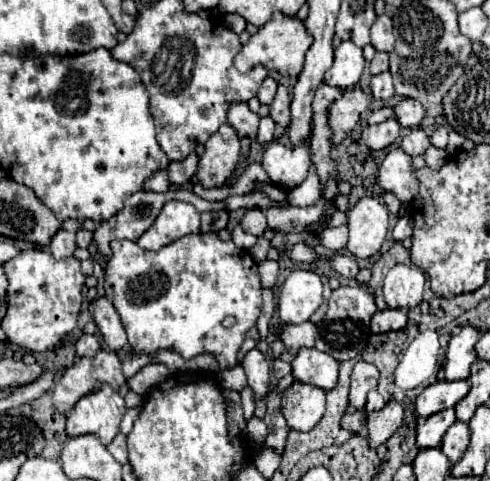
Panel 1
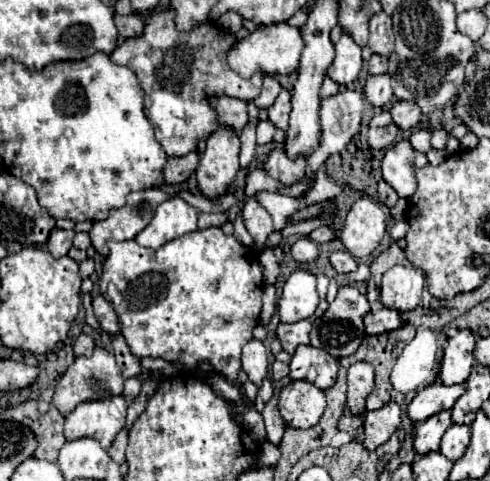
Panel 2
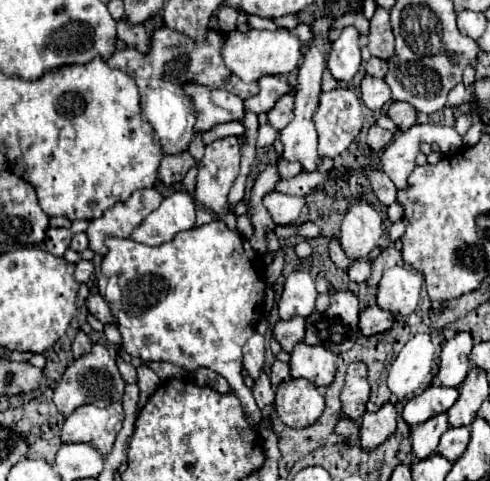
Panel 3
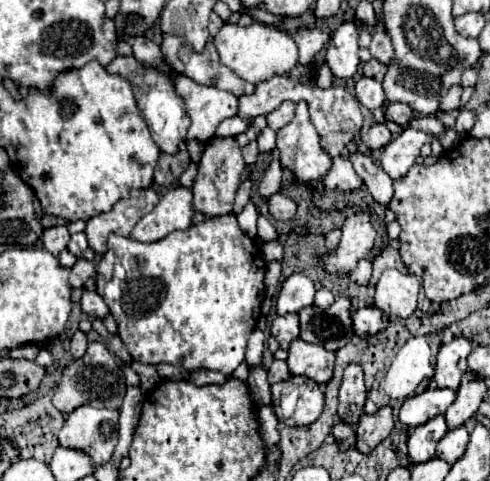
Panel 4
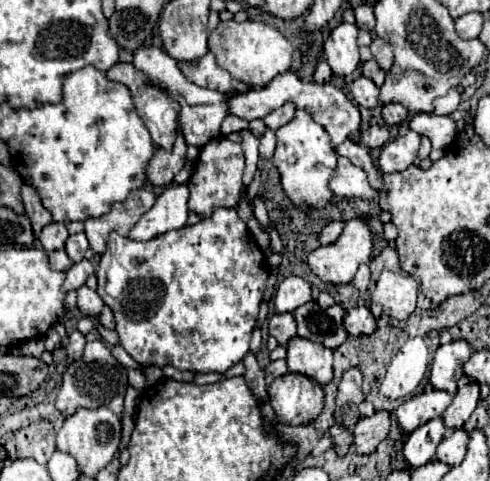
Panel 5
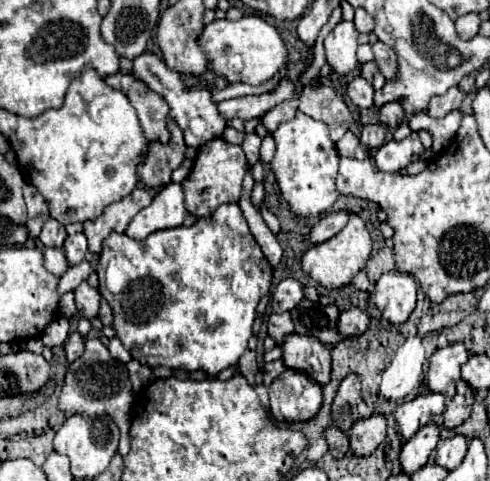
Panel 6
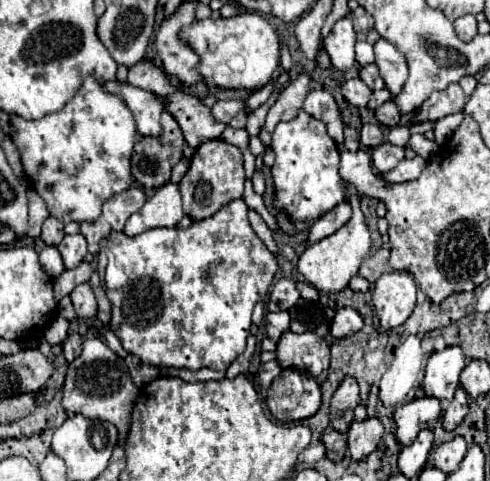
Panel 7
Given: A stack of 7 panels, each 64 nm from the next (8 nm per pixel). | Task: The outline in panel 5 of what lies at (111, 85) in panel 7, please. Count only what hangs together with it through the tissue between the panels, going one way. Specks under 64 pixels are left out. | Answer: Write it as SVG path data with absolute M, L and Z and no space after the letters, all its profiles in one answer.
M118 62L114 68L110 68L110 70L106 72L106 76L108 76L108 80L120 82L120 84L124 84L124 86L130 90L132 100L134 100L134 106L136 106L136 110L138 110L138 116L140 116L142 122L146 124L146 128L148 128L148 132L150 132L150 136L152 136L152 142L158 144L158 146L164 148L164 150L170 150L172 144L174 144L176 132L180 130L180 124L176 122L178 104L176 104L164 90L156 88L156 86L146 78L146 74L140 72L140 70L136 70L132 64L122 64L122 62Z

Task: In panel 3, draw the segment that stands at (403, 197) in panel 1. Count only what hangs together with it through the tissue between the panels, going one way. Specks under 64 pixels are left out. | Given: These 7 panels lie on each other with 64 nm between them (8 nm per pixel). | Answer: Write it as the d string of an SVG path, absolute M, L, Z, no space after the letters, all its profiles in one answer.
M414 124L412 128L398 134L382 154L382 170L396 184L396 188L408 188L408 176L416 166L416 156L420 152L422 142L438 142L442 136L442 144L448 148L439 148L446 156L462 148L462 136L452 126L436 126L436 124Z

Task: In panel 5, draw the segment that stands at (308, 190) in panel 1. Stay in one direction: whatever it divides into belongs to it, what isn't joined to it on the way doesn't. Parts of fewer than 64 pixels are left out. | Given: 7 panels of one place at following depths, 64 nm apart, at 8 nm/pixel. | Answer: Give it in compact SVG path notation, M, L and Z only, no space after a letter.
M284 72L278 74L268 86L264 88L256 88L250 90L248 94L238 94L232 96L228 102L228 112L244 118L244 120L256 120L256 118L264 118L266 114L270 114L272 110L276 110L278 106L282 106L284 102L294 102L298 108L304 108L314 122L322 124L332 140L332 146L336 148L340 142L344 142L352 132L356 132L360 128L360 112L356 108L356 104L352 104L344 92L340 88L334 88L332 84L316 84L316 82L302 82L296 74L292 72Z

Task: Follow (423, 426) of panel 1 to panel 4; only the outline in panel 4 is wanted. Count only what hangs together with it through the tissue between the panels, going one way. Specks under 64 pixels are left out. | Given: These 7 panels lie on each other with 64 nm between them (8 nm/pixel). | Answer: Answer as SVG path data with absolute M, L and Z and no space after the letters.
M436 416L422 426L416 426L408 434L408 456L414 464L434 458L436 444L448 432L444 416Z

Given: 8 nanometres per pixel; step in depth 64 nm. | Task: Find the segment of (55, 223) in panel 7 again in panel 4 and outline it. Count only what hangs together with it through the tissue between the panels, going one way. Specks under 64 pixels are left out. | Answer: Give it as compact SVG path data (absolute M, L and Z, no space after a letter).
M52 226L52 228L46 228L40 238L42 238L44 248L48 252L52 252L54 256L58 256L66 248L66 244L70 240L70 232L68 232L66 226Z

